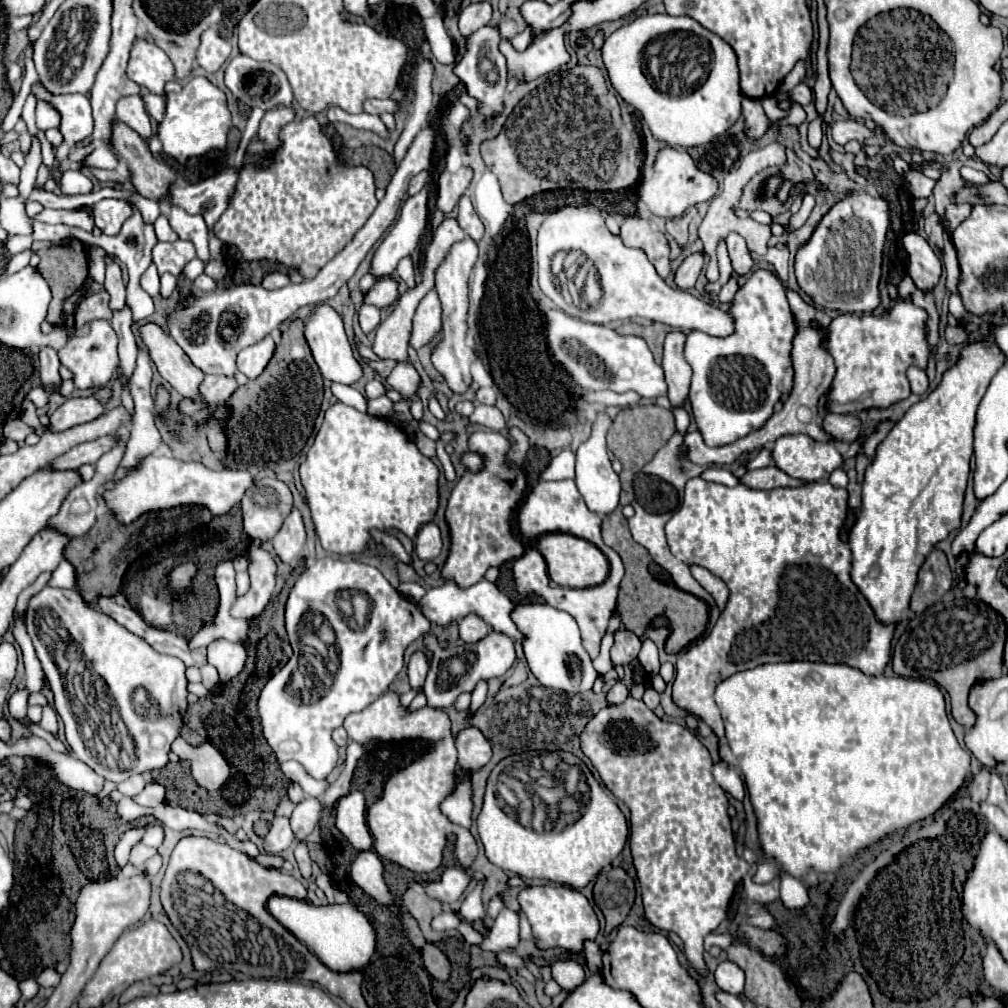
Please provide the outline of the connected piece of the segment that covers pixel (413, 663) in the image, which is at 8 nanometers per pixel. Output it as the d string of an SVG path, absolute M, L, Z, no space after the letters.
M414 651L410 655L410 663L408 663L408 677L410 677L410 685L414 689L420 689L422 683L424 683L424 677L426 677L426 671L428 671L428 665L426 665L426 655L424 651Z

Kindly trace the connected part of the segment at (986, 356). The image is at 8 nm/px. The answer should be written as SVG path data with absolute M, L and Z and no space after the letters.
M992 333L988 335L986 343L966 345L962 349L960 361L944 373L938 389L932 391L926 401L920 401L906 411L906 415L888 431L886 439L876 447L876 455L866 467L862 481L860 517L848 537L848 545L852 549L852 581L870 601L876 617L884 625L900 621L900 613L910 603L916 575L924 559L938 541L946 539L950 531L960 527L962 501L970 475L976 409L1002 361L1004 357L998 351Z

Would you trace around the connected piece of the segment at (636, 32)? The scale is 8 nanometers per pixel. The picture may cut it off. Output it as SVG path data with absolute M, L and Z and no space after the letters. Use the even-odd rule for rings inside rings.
M644 15L634 19L632 23L616 29L602 47L602 57L608 69L610 83L620 93L620 97L636 107L642 117L646 119L652 135L666 143L666 145L680 145L680 147L696 147L706 145L714 137L726 133L732 123L742 113L742 89L740 89L740 69L738 57L734 49L720 39L716 33L702 27L688 15L672 17L672 15ZM652 41L666 41L666 45L658 51L652 51L652 59L648 57L648 43Z

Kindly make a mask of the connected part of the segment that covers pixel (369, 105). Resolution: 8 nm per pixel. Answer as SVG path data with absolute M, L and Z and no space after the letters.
M368 99L364 103L364 111L366 113L376 113L376 115L396 113L398 107L400 107L400 101L396 101L396 99Z

